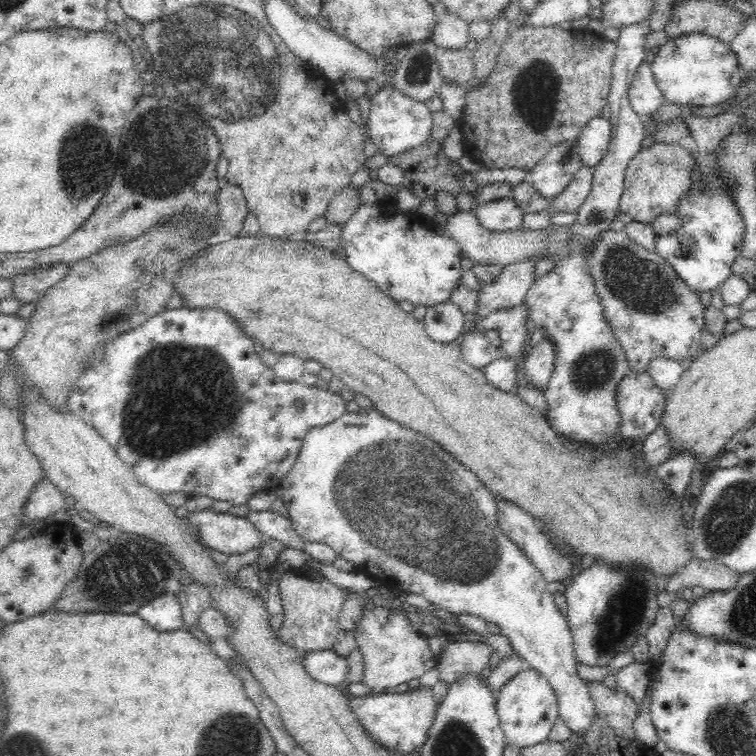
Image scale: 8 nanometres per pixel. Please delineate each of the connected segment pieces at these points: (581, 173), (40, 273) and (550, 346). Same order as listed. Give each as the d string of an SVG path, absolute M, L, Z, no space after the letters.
M581 166L568 184L552 200L556 212L576 213L588 198L593 183L593 168Z
M58 264L16 276L12 279L12 296L22 305L35 303L45 290L62 280L69 268L70 266Z
M542 339L530 349L524 360L526 371L525 376L522 376L523 384L539 389L552 376L556 362L556 345L550 339Z

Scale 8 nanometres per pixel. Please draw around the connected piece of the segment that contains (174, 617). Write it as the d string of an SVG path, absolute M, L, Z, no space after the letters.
M172 593L162 594L140 607L136 612L144 622L148 622L158 632L166 632L185 627L178 598Z

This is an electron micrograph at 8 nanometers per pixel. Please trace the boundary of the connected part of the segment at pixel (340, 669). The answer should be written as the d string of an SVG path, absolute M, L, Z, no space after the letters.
M334 649L307 653L304 665L310 676L322 683L337 687L345 687L348 683L348 672L350 672L348 659L338 655Z

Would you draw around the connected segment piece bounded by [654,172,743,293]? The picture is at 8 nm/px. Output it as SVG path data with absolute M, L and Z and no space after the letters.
M717 172L713 183L705 194L692 190L688 198L678 204L676 214L682 219L678 230L655 238L655 253L671 266L676 277L692 292L707 292L724 283L732 276L731 264L742 250L743 224L731 198L717 182Z

